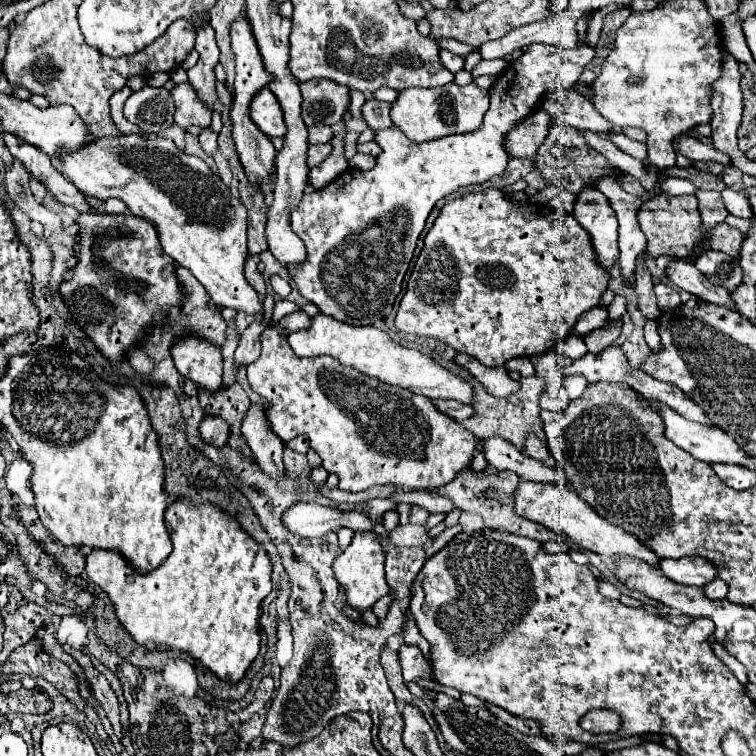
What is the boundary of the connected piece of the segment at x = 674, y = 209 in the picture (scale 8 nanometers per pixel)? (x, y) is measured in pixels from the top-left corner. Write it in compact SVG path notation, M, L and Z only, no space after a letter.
M668 194L654 196L652 200L640 206L638 222L648 240L648 248L642 254L644 258L648 254L652 256L662 256L662 254L688 256L694 250L694 246L700 242L700 212L698 212L696 196L668 196Z

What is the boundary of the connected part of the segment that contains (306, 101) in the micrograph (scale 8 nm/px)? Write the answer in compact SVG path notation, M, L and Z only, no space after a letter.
M308 80L298 86L302 92L302 120L306 126L336 126L342 120L350 104L350 90L346 86L332 80Z

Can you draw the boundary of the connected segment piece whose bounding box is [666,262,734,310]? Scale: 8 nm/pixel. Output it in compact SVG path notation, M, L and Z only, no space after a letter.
M672 262L672 264L668 264L666 274L670 276L670 280L672 280L678 288L682 288L682 290L698 296L700 300L734 310L730 292L728 292L728 290L720 290L720 286L712 286L712 284L708 282L708 278L704 278L704 274L700 274L700 270L696 270L694 264Z

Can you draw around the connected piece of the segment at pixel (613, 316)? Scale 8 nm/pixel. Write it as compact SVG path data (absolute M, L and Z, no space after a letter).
M616 296L614 302L608 306L608 322L606 322L606 326L608 326L610 322L620 320L624 314L626 314L626 300L624 300L622 296Z

